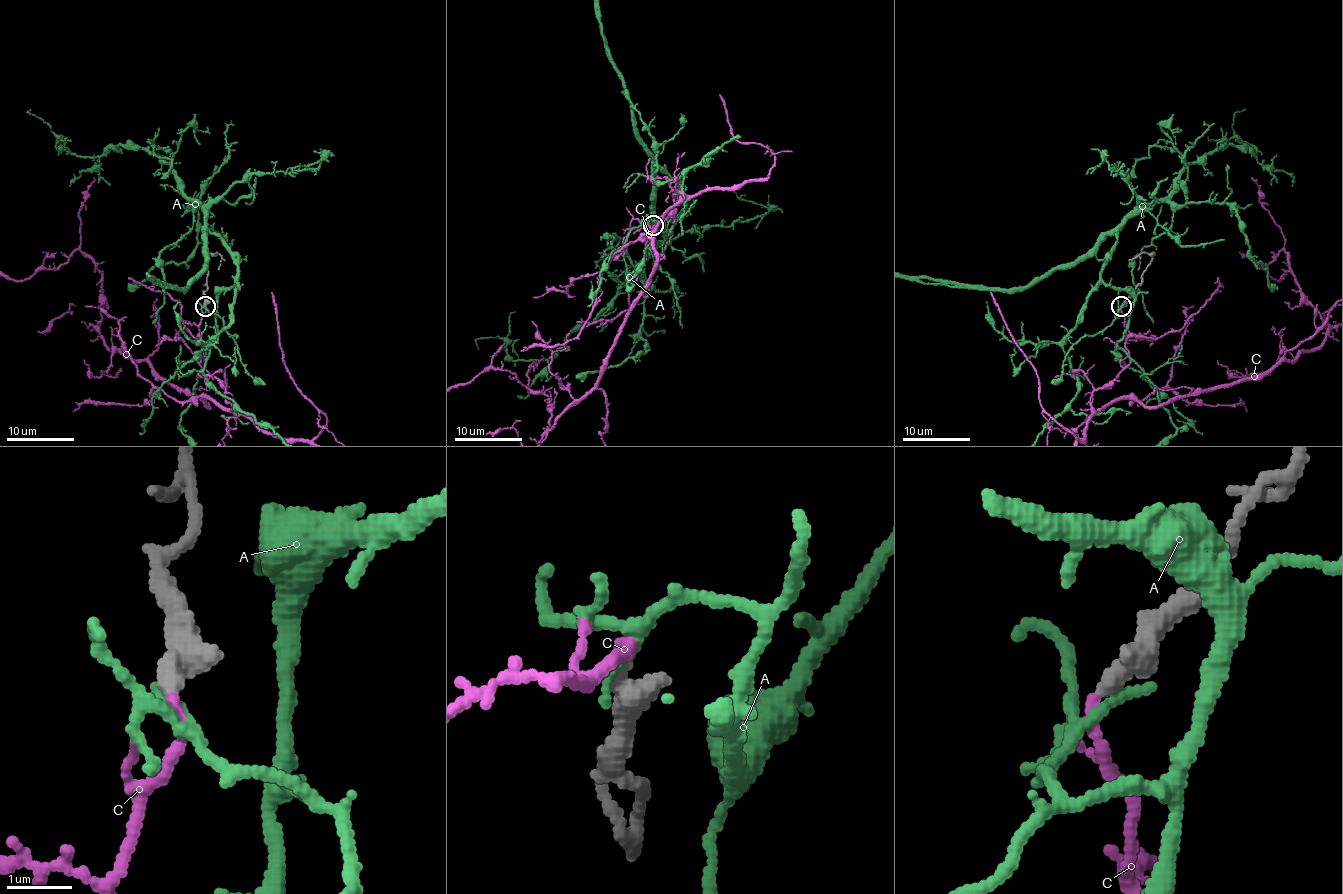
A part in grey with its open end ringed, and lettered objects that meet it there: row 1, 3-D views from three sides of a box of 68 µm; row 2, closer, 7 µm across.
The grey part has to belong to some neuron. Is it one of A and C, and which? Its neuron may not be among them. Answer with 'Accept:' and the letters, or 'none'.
Accept: C

